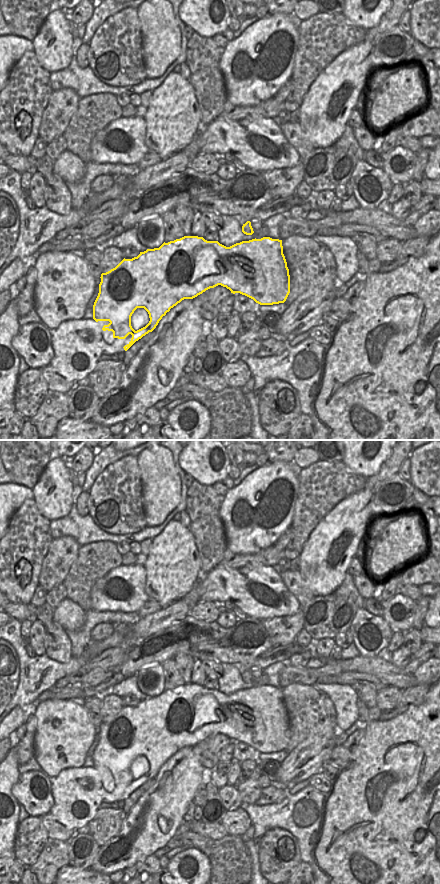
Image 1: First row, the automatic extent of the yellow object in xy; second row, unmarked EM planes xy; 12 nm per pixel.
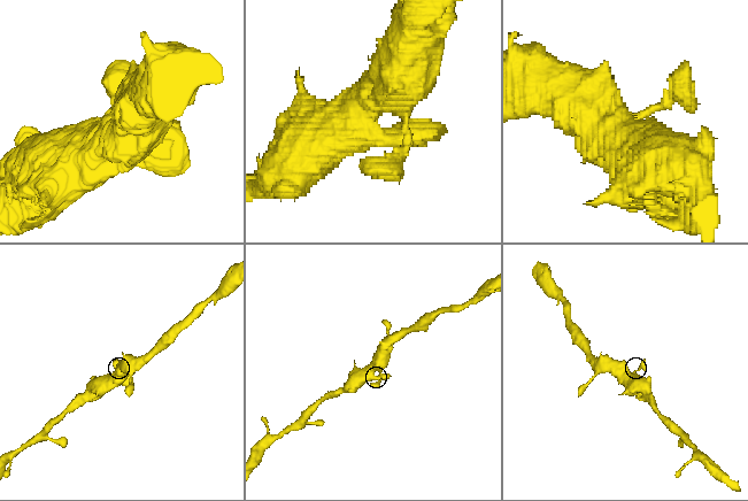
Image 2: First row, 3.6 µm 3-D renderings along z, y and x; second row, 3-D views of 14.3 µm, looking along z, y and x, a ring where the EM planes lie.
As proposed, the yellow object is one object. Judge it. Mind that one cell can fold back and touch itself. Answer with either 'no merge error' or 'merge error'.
no merge error

